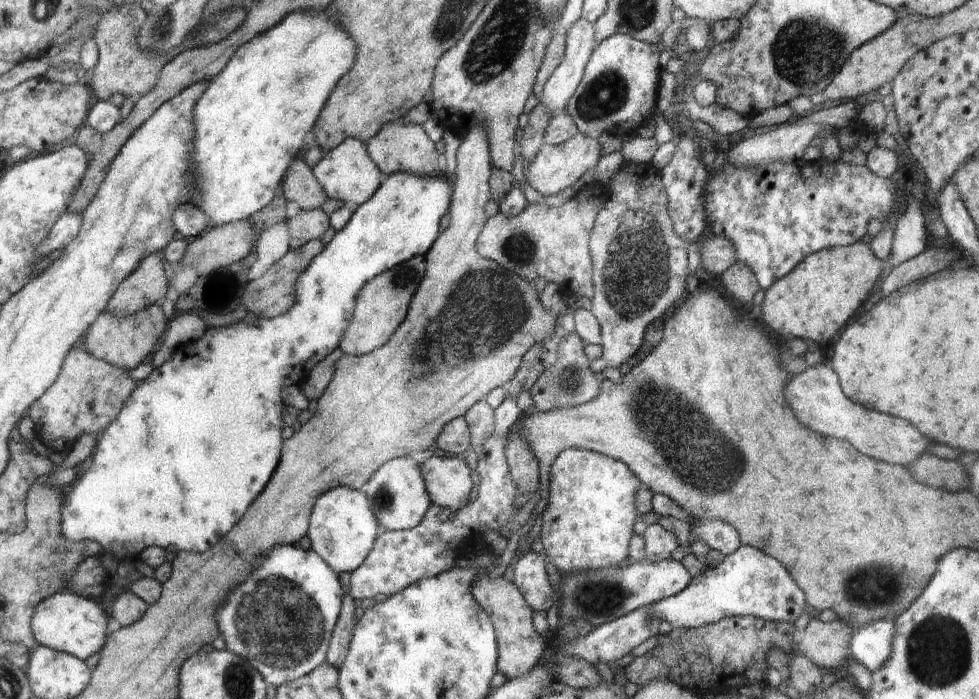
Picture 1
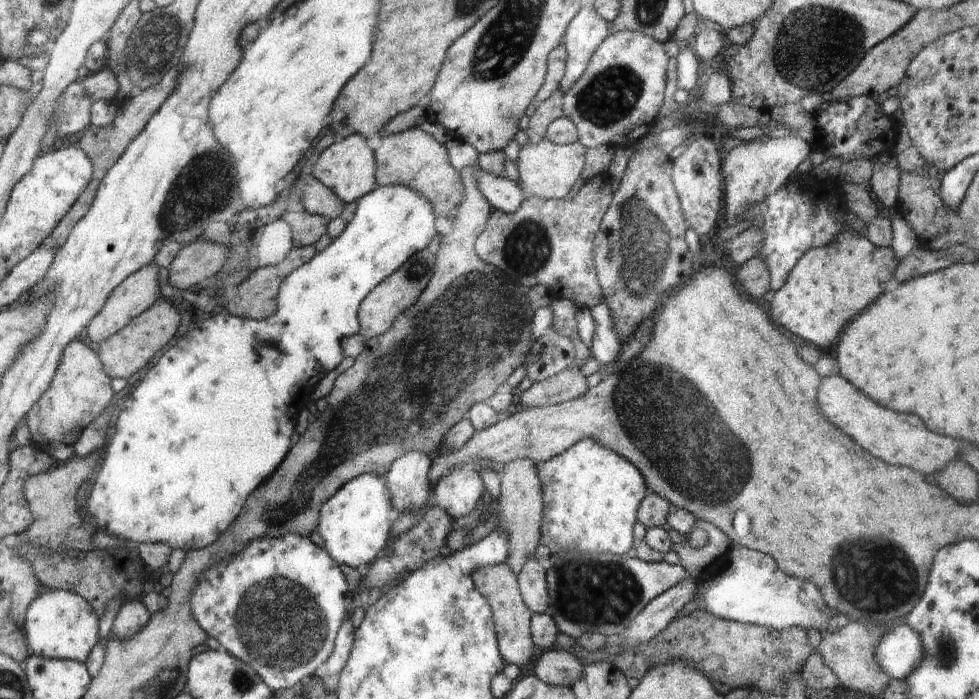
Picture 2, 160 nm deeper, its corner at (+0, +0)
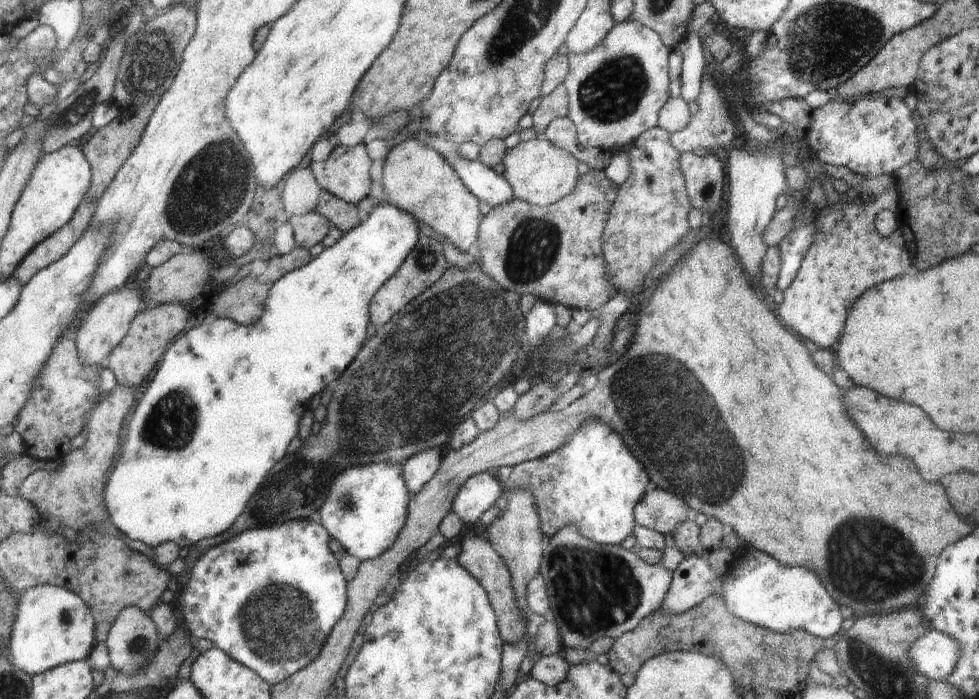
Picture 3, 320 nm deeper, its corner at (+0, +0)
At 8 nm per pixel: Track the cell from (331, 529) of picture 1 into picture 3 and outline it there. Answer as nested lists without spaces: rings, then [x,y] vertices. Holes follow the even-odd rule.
[[[392,461],[358,464],[335,476],[316,518],[332,538],[342,544],[348,555],[361,561],[376,558],[395,543],[401,528],[404,528],[411,495],[401,466],[402,462]]]

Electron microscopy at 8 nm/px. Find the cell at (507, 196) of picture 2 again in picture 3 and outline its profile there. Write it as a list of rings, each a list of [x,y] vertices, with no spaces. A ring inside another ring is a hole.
[[[458,153],[445,158],[464,186],[482,202],[490,206],[509,203],[514,198],[510,183],[492,168],[478,161],[471,161]]]

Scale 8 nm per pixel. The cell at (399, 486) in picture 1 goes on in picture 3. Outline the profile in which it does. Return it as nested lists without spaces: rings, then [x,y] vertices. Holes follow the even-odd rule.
[[[434,447],[404,460],[401,469],[410,495],[416,494],[436,474],[443,453],[440,447]]]

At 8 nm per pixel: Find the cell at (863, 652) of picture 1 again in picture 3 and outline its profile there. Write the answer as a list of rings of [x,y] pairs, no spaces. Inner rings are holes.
[[[926,631],[910,647],[910,658],[920,674],[932,680],[948,678],[959,663],[962,654],[961,644],[949,634]]]

